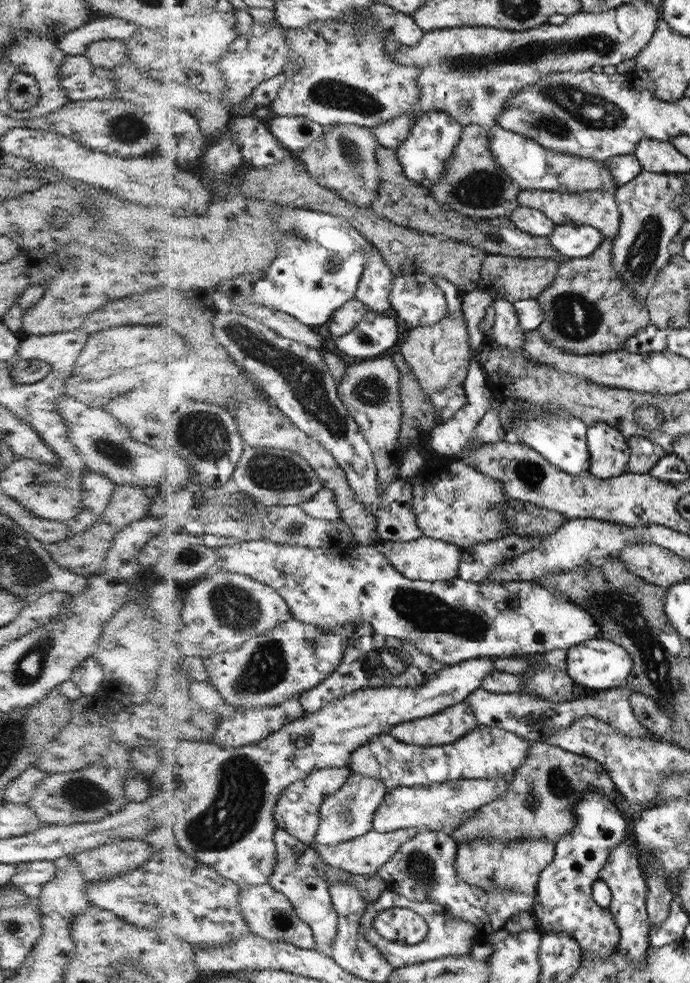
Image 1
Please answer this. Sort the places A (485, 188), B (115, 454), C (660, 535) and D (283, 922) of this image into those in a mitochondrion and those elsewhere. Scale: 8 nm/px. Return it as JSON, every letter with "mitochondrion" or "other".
{"A":"mitochondrion","B":"mitochondrion","C":"other","D":"other"}

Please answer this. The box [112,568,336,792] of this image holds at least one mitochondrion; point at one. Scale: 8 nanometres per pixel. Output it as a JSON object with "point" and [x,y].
{"point":[265,668]}

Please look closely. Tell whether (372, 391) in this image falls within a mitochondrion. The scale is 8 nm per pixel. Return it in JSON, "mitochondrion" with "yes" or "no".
{"mitochondrion":"yes"}

